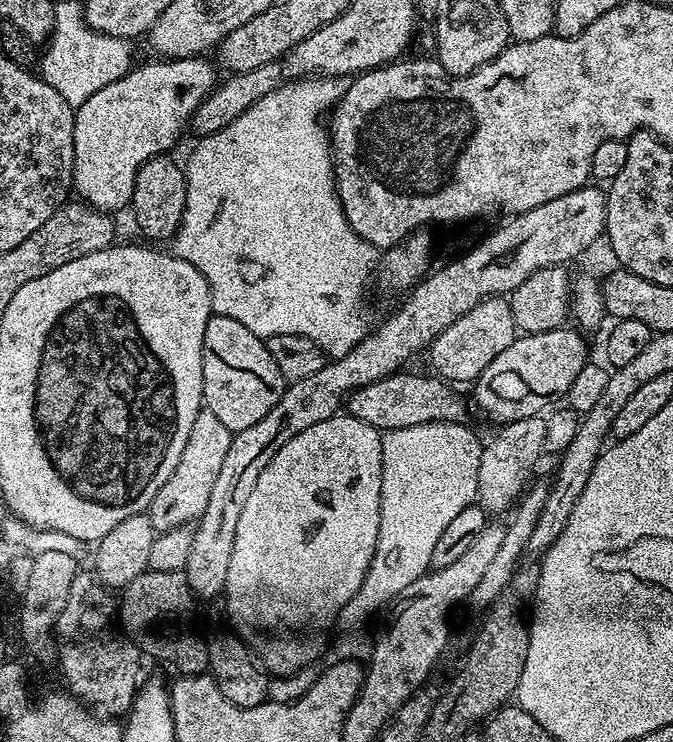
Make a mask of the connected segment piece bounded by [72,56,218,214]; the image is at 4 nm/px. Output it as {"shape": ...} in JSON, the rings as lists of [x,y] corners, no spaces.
{"shape":[[[156,58],[153,64],[137,63],[122,78],[102,86],[98,94],[90,94],[82,106],[75,109],[74,122],[74,170],[72,187],[83,203],[91,204],[101,212],[116,214],[119,208],[127,209],[132,202],[134,182],[144,160],[171,153],[176,139],[189,127],[197,106],[206,98],[217,83],[218,75],[208,58]]]}

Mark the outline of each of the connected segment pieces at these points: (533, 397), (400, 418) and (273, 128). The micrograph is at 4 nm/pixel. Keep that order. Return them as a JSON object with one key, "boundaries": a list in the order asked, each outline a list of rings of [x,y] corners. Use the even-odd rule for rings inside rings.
{"boundaries":[[[[568,327],[517,335],[515,342],[506,346],[506,350],[502,350],[502,354],[498,354],[498,358],[494,358],[486,370],[482,370],[474,382],[476,404],[493,420],[493,425],[503,426],[543,413],[553,403],[551,400],[555,396],[566,396],[582,368],[590,361],[585,333]]],[[[401,370],[393,376],[387,376],[378,382],[370,382],[351,392],[346,401],[347,415],[381,430],[416,426],[439,420],[459,424],[465,419],[464,400],[455,392],[457,389],[451,383],[441,380],[435,374],[419,376],[416,372],[408,371]]],[[[305,76],[299,80],[288,80],[279,88],[270,90],[270,94],[258,98],[258,102],[254,102],[250,110],[238,114],[238,118],[234,118],[230,126],[203,137],[199,141],[200,145],[189,154],[188,164],[186,162],[183,165],[186,184],[184,217],[170,240],[171,255],[190,262],[190,266],[194,266],[194,270],[198,270],[202,278],[206,278],[215,315],[234,318],[234,322],[242,322],[246,330],[254,330],[254,334],[261,338],[278,334],[302,334],[313,340],[328,358],[350,354],[350,350],[354,350],[354,346],[358,346],[358,342],[362,342],[368,335],[370,323],[368,324],[368,304],[364,301],[364,291],[368,288],[368,279],[371,278],[372,272],[374,276],[378,268],[378,249],[352,229],[340,197],[336,194],[336,174],[332,171],[332,145],[325,117],[342,98],[345,87],[345,81],[335,76]]]]}

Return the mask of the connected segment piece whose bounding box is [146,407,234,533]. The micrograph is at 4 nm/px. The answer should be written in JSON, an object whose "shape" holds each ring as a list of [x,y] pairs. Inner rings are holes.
{"shape":[[[201,407],[198,418],[194,418],[194,426],[190,426],[190,438],[186,438],[186,446],[182,446],[182,458],[178,458],[174,474],[162,482],[158,494],[154,494],[146,509],[157,533],[183,528],[200,519],[206,510],[206,502],[210,502],[214,481],[218,479],[226,453],[230,451],[233,435],[233,432],[226,430],[217,415]]]}

